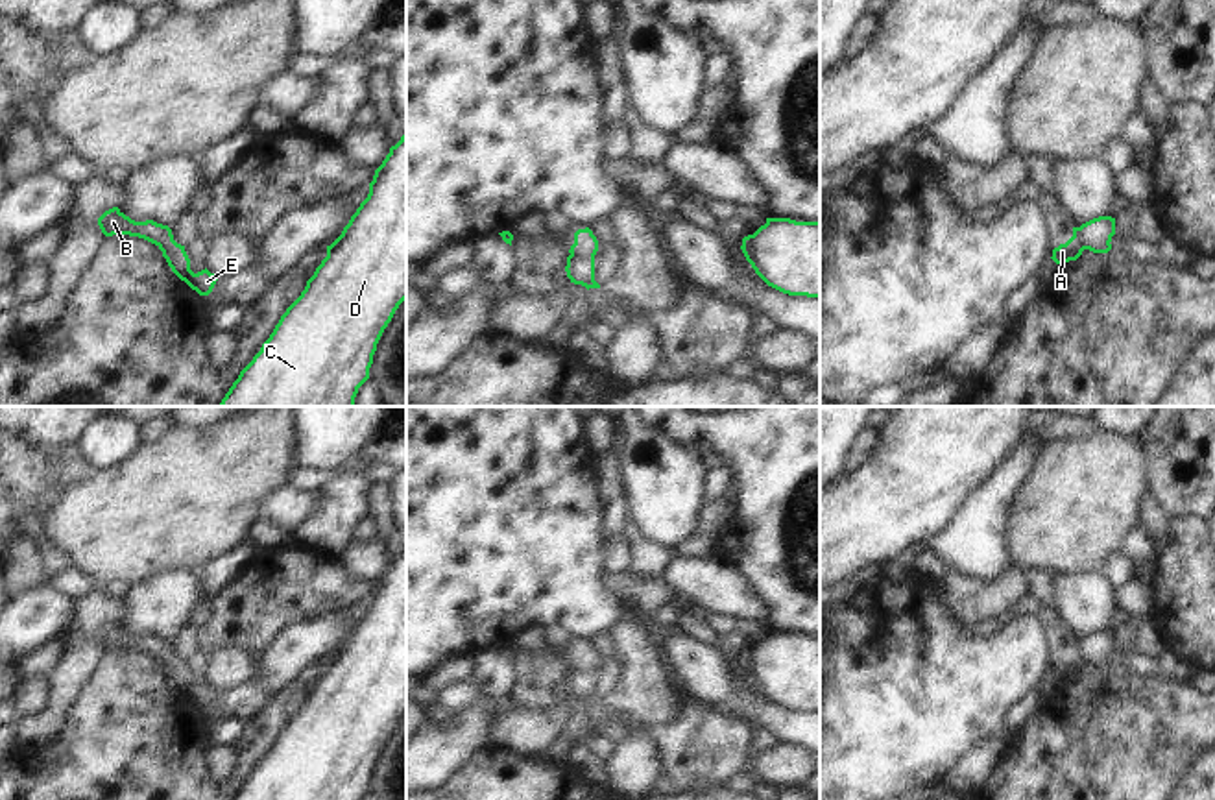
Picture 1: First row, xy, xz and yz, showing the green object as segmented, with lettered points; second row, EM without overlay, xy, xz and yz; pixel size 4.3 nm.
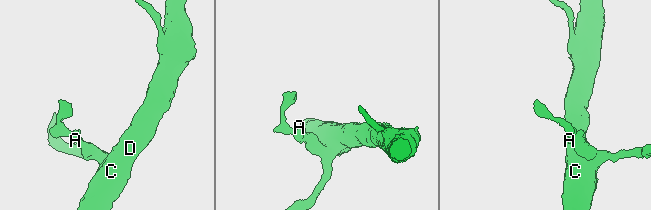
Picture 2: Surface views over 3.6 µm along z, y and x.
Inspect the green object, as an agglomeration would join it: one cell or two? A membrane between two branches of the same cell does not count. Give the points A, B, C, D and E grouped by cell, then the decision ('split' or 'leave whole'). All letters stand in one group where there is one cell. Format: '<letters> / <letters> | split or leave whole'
A C D E / B | split

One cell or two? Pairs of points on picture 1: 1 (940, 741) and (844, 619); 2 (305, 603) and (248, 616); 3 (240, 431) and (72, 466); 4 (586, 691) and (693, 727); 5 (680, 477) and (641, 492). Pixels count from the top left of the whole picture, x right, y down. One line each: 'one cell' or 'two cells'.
1: one cell
2: one cell
3: two cells
4: two cells
5: one cell

